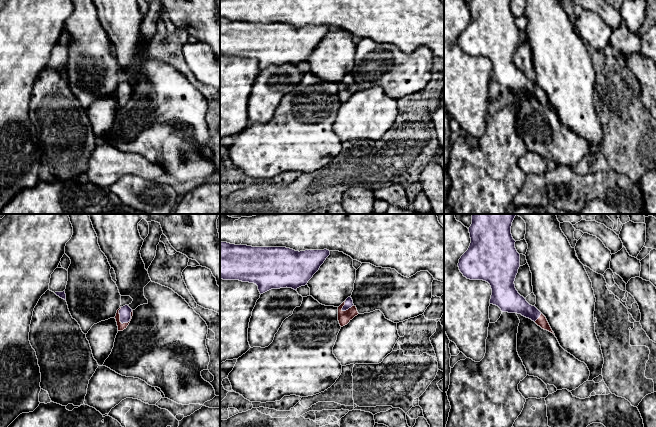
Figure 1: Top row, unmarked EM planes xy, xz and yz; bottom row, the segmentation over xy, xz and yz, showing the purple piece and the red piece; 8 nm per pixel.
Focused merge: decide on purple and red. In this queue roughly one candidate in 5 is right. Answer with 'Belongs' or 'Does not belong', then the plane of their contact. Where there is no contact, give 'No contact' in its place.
Belongs. Touches purple in xy

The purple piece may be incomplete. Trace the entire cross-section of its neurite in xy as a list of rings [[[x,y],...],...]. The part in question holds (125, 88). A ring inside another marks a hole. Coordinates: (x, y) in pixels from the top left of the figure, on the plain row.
[[[128,81],[120,83],[117,86],[115,95],[117,98],[118,107],[123,107],[124,105],[127,104],[132,95],[132,92],[133,92],[133,86]]]

